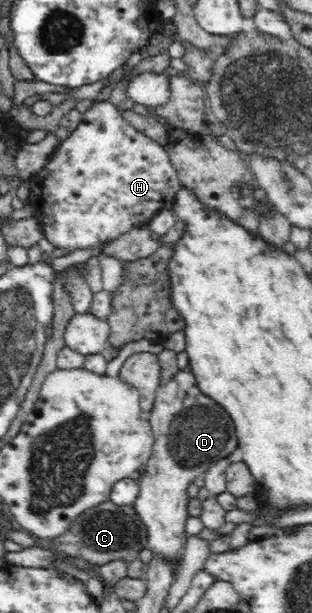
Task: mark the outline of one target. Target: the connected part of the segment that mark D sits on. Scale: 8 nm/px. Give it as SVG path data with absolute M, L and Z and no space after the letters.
M176 372L168 382L162 382L156 393L152 410L148 413L149 422L154 430L153 452L146 462L146 472L144 472L144 482L140 480L140 494L136 498L133 507L142 519L147 530L147 547L157 554L166 556L168 560L176 560L178 564L178 552L183 549L186 538L184 524L188 520L188 486L204 474L210 465L226 458L238 448L236 432L234 432L234 422L232 418L208 396L204 396L198 386L196 379L190 372Z

